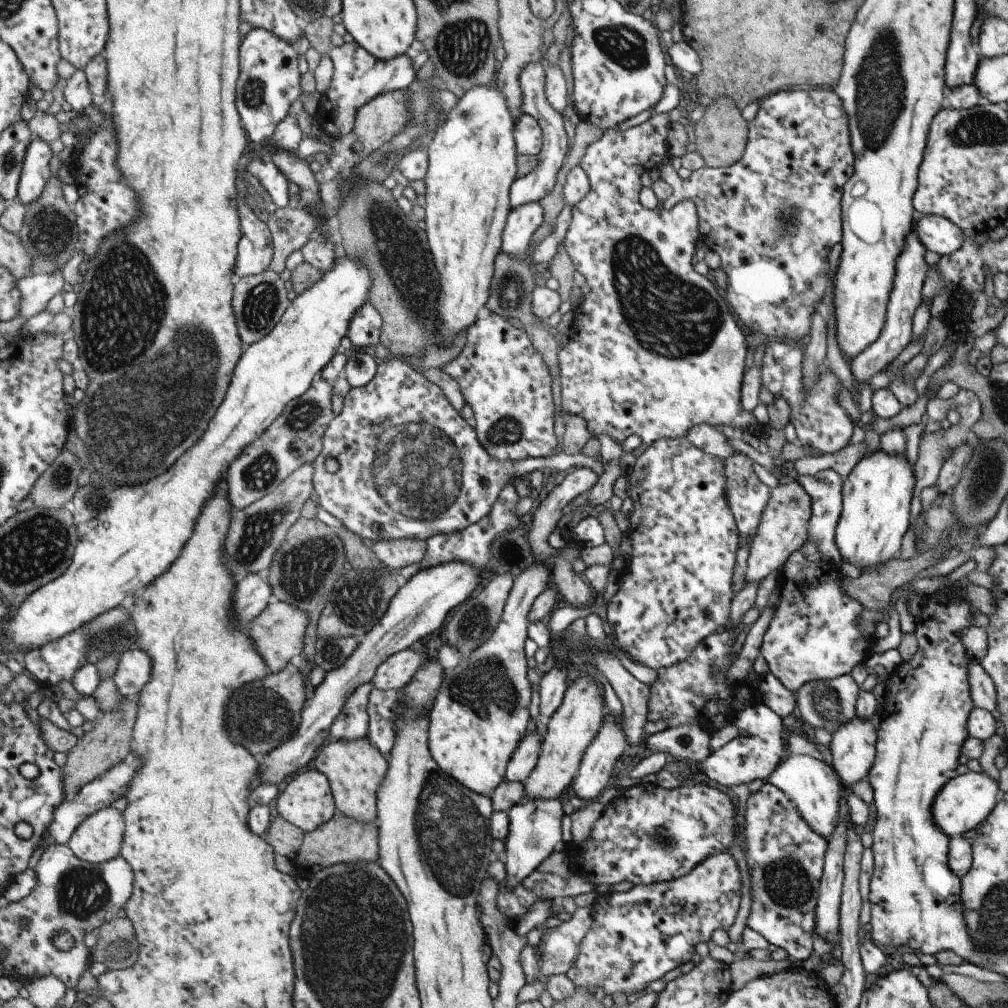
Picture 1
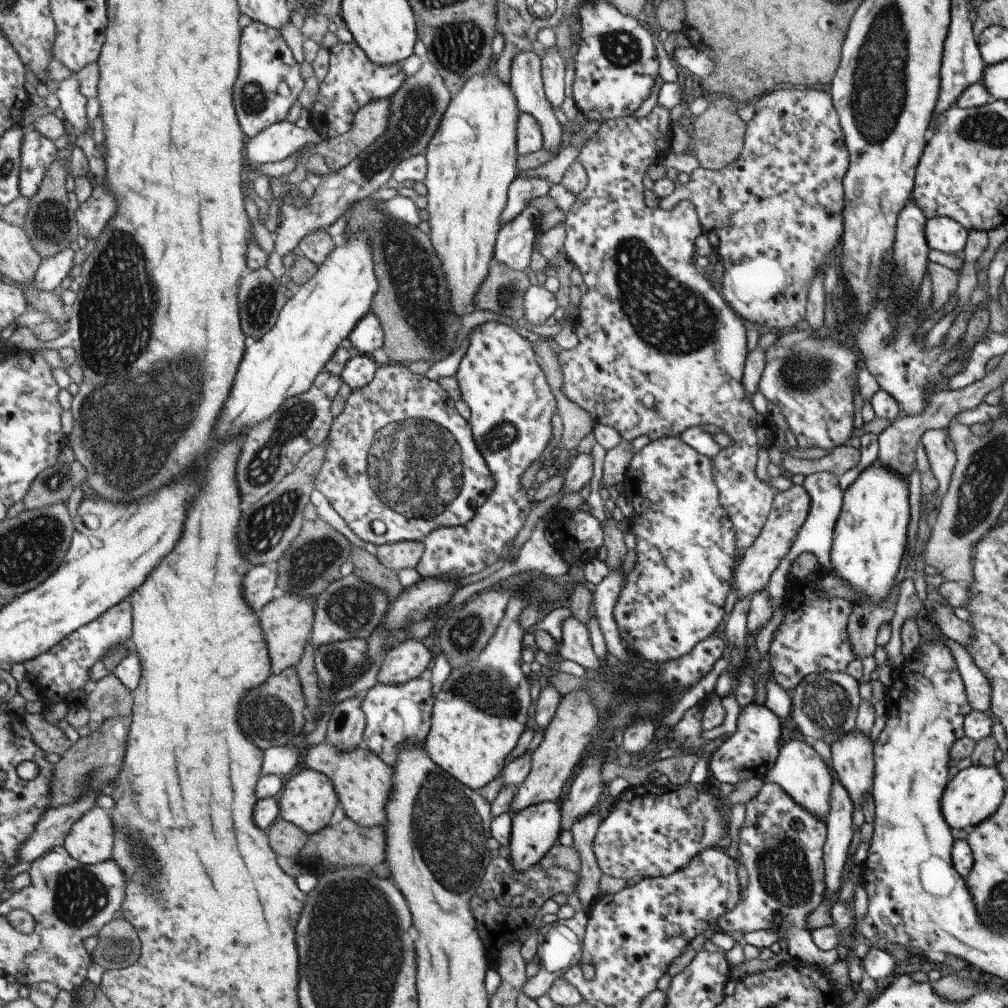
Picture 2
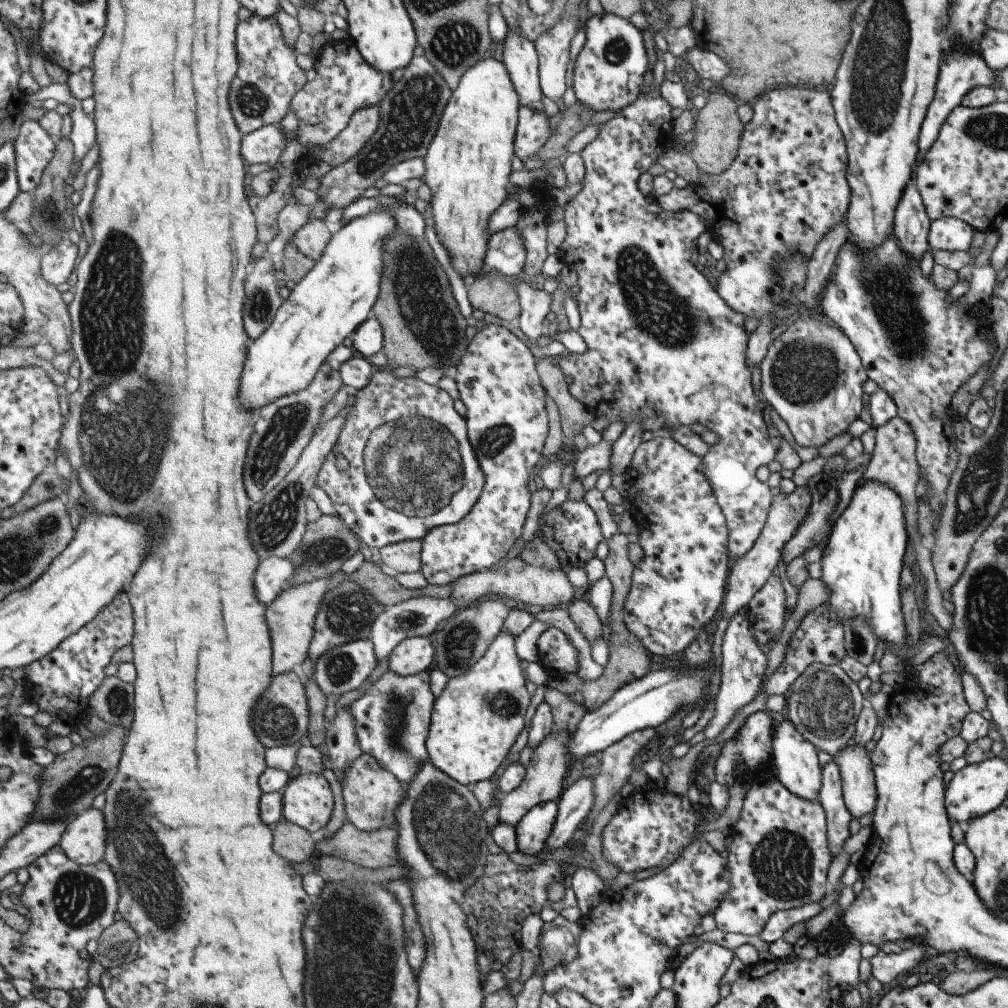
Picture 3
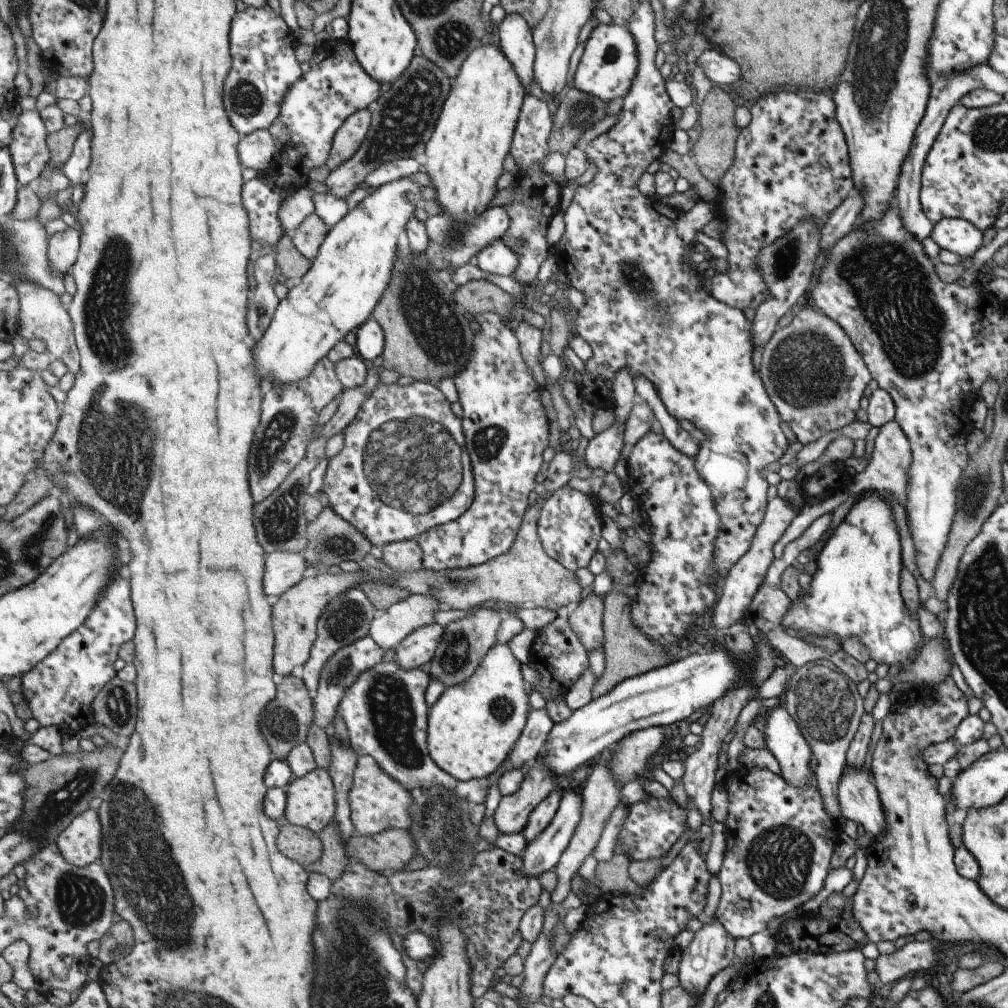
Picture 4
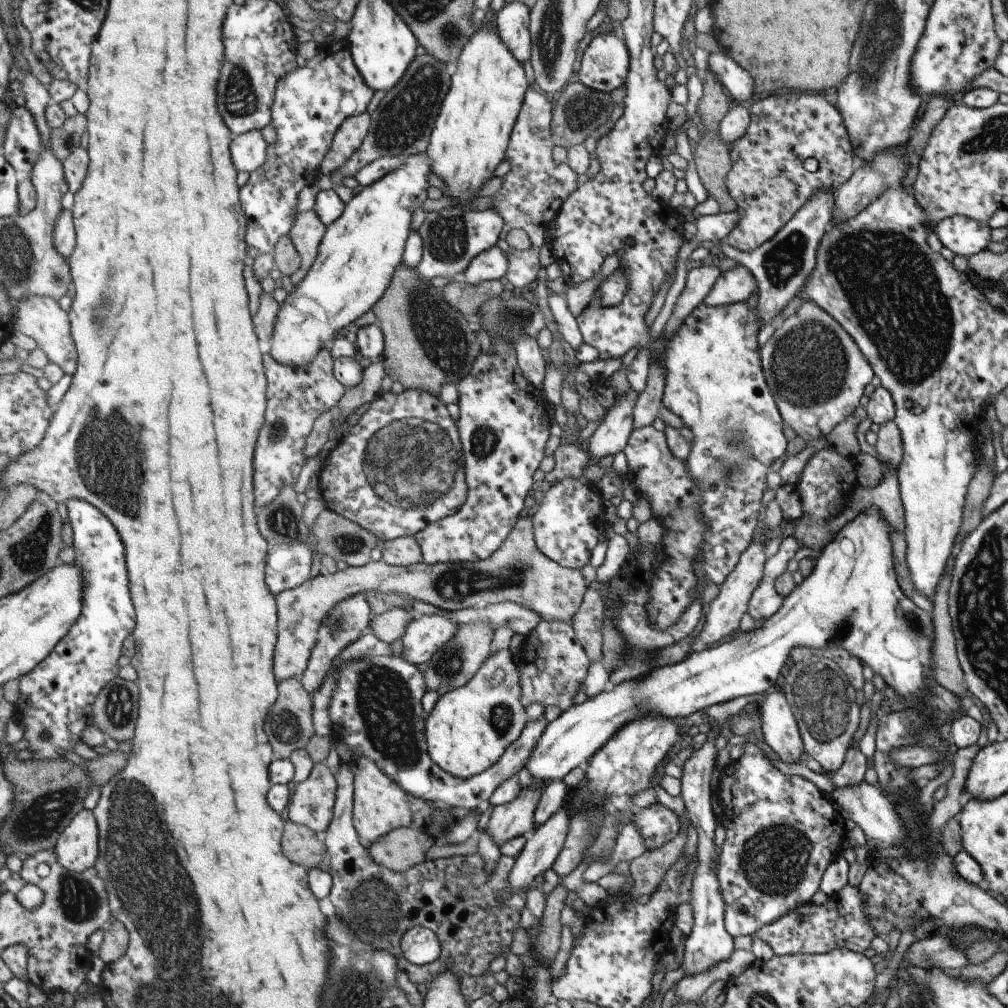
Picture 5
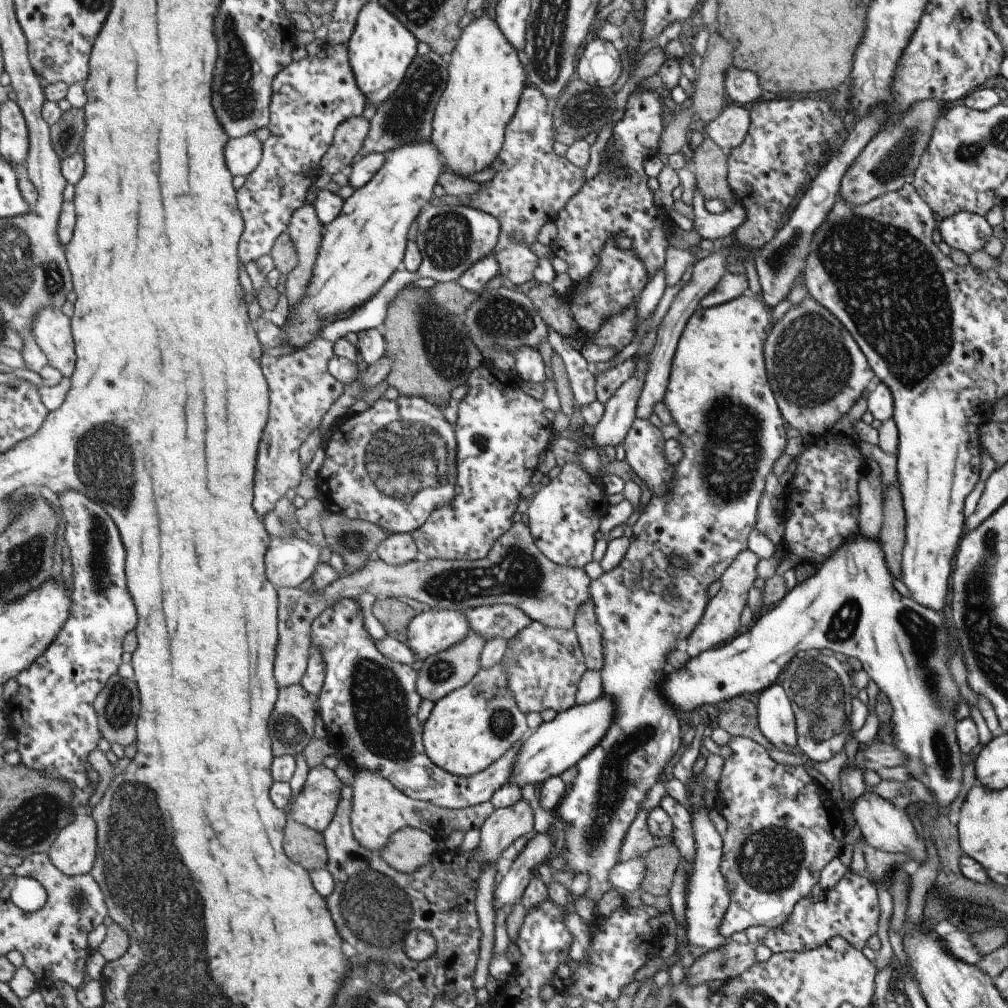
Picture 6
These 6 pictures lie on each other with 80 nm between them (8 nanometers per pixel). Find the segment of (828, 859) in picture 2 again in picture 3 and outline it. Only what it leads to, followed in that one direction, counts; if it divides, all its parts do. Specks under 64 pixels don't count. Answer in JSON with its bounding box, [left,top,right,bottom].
[818,759,851,857]

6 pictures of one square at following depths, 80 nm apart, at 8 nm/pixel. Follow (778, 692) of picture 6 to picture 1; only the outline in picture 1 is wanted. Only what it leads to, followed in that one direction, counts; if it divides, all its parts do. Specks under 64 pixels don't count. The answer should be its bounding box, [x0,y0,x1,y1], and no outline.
[766,755,840,842]

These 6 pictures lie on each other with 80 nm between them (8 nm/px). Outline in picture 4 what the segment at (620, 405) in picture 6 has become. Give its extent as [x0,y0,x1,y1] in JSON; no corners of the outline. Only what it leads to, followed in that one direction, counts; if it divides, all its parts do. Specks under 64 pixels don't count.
[583,423,624,473]

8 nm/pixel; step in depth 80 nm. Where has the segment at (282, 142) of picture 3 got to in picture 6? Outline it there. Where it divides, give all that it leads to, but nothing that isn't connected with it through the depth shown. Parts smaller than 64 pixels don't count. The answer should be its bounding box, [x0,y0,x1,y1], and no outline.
[227,133,264,177]

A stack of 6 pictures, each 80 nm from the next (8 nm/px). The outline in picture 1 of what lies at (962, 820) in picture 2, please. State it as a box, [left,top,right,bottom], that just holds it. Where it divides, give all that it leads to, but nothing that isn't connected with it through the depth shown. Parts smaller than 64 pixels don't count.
[930,771,1000,839]

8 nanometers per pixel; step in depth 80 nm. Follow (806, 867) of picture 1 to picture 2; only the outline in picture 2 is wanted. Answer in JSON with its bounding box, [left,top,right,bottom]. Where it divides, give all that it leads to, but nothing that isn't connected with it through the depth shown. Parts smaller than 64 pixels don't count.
[717,782,840,968]

